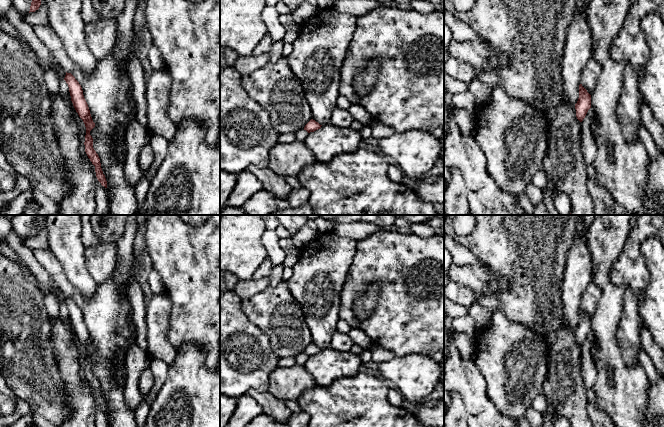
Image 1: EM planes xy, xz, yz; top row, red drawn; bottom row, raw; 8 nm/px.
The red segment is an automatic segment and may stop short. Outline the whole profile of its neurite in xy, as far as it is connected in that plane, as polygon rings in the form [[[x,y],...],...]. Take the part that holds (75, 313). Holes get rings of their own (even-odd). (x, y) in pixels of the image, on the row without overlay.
[[[66,296],[64,304],[68,308],[73,330],[86,351],[84,366],[85,376],[92,388],[95,390],[98,405],[102,410],[107,412],[107,405],[101,392],[100,382],[93,372],[93,362],[90,359],[90,355],[95,351],[95,347],[92,344],[88,328],[84,322],[82,311],[71,297]]]

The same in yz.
[[[579,309],[579,322],[577,327],[575,328],[576,333],[576,341],[582,346],[585,342],[588,334],[591,332],[591,319],[587,316],[587,314]]]

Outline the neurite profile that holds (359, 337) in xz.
[[[351,328],[348,335],[353,340],[354,344],[360,346],[363,350],[372,350],[375,347],[371,338],[361,329]]]

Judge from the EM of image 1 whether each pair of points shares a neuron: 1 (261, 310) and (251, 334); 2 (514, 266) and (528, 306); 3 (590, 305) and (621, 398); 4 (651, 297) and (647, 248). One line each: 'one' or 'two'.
1: two
2: one
3: two
4: one

